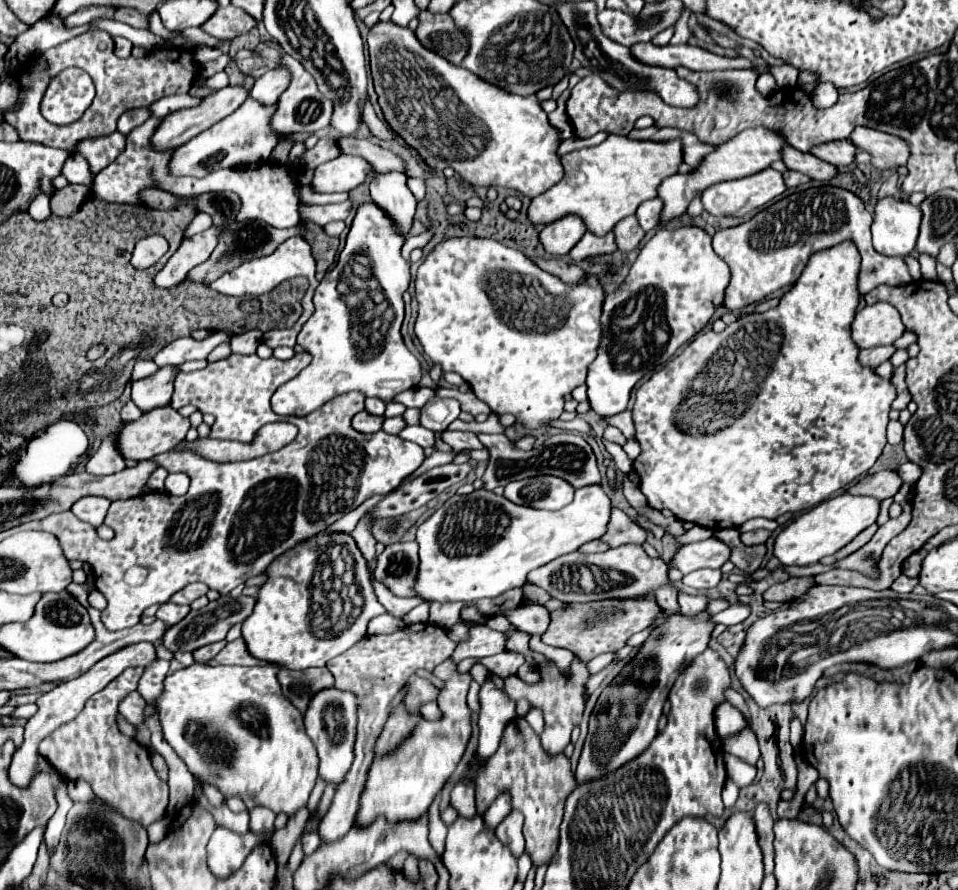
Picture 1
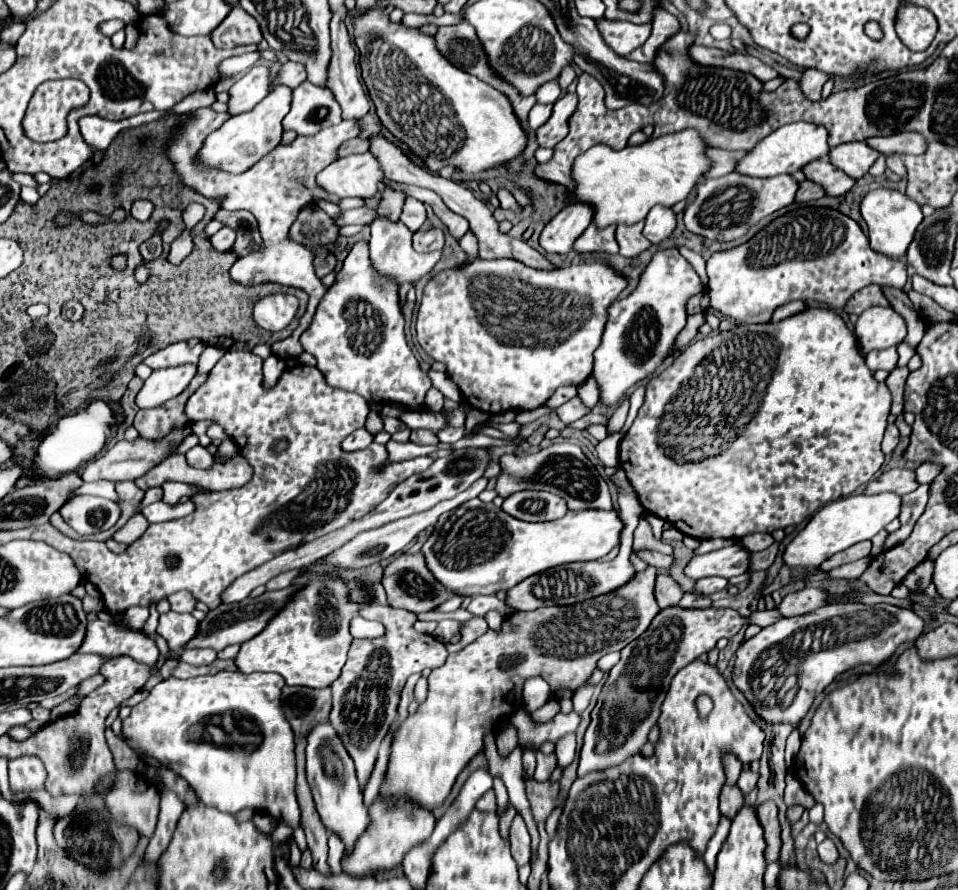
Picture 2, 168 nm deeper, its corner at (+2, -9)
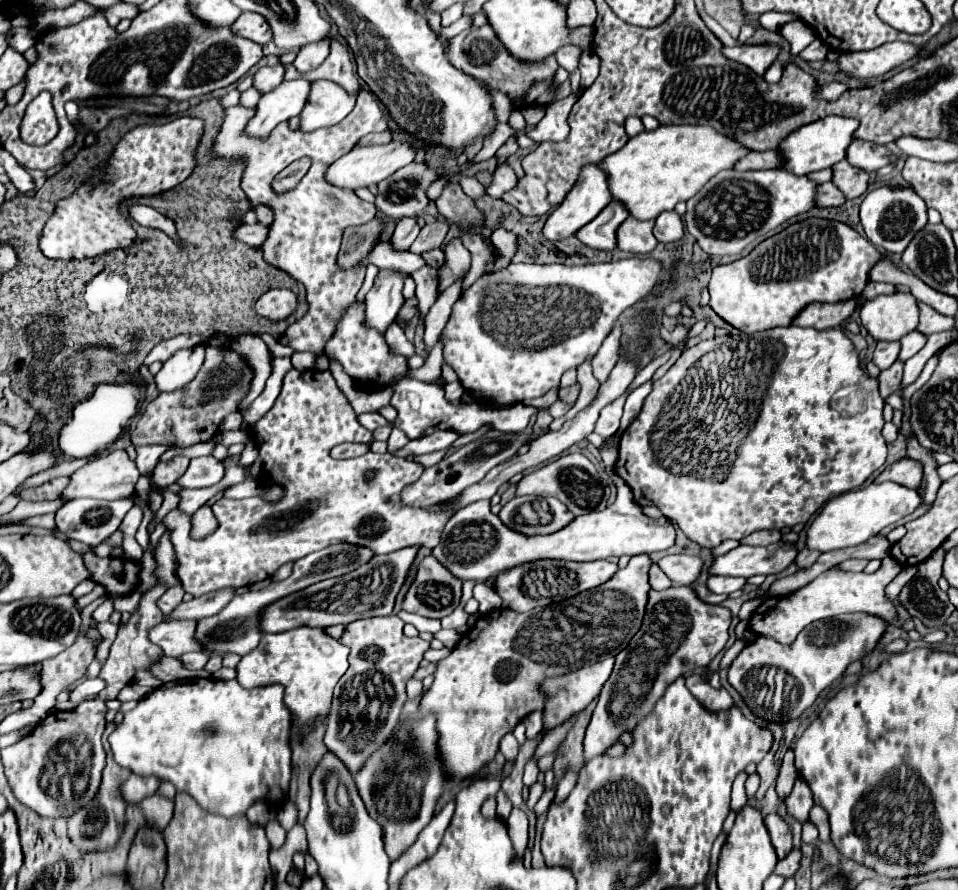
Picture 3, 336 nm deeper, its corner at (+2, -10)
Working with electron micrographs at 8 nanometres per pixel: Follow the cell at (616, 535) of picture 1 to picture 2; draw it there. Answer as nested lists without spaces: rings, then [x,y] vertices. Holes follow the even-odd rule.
[[[643,549],[643,551],[635,551],[635,555],[637,555],[639,559],[643,559],[645,563],[657,567],[657,569],[661,569],[661,567],[669,569],[671,563],[673,563],[673,555],[663,555],[663,553],[659,553],[659,551],[647,551],[647,549]]]

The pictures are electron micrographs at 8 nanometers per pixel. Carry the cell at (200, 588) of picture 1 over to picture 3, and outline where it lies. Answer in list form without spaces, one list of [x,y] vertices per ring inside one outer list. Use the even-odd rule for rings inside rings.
[[[173,586],[173,588],[169,588],[169,590],[159,598],[159,610],[161,610],[163,614],[175,610],[175,608],[181,604],[183,594],[185,594],[185,592],[183,592],[181,586]]]

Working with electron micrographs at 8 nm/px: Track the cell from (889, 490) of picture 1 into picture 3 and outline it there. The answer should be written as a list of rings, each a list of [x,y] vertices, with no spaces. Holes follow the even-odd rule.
[[[901,458],[897,462],[893,462],[891,466],[887,466],[877,478],[875,482],[881,484],[885,480],[893,480],[901,486],[907,486],[907,488],[919,488],[921,484],[921,478],[923,478],[923,466],[919,464],[919,460],[913,460],[913,458]]]

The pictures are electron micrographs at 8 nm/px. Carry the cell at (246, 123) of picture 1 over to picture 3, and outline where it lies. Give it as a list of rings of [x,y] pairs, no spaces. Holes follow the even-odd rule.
[[[305,78],[285,80],[275,90],[263,94],[257,104],[257,114],[249,120],[247,132],[253,136],[269,136],[269,132],[283,120],[293,118],[303,110],[311,92],[311,82]]]

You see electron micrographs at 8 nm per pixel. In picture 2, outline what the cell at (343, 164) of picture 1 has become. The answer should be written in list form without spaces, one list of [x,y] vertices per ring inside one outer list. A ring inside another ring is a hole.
[[[367,151],[333,161],[317,175],[317,185],[337,197],[373,197],[379,191],[383,171],[379,161]]]

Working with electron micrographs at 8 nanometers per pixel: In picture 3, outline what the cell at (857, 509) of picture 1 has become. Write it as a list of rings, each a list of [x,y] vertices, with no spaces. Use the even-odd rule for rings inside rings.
[[[881,482],[881,484],[869,484],[859,490],[845,492],[837,498],[831,498],[819,516],[813,520],[807,532],[807,546],[819,552],[829,552],[829,550],[839,550],[839,548],[849,548],[857,546],[871,536],[879,534],[885,526],[895,524],[909,516],[923,498],[919,496],[917,490],[895,484],[895,482]]]

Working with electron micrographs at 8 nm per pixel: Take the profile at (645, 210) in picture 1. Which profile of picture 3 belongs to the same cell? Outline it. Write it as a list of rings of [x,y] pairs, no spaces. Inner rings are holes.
[[[663,212],[655,220],[653,234],[659,242],[675,242],[683,236],[683,220],[677,212]]]

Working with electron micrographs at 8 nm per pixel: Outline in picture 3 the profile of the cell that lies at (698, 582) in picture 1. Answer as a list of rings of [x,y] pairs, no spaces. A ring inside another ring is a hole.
[[[711,576],[707,580],[707,588],[715,594],[731,594],[741,590],[747,584],[747,578],[733,578],[733,576]]]

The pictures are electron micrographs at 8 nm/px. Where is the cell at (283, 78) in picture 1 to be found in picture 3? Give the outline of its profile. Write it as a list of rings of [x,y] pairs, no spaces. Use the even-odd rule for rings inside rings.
[[[319,40],[319,42],[315,42],[315,44],[303,46],[303,48],[299,50],[299,54],[297,54],[293,66],[295,66],[301,74],[305,74],[305,72],[309,72],[309,70],[313,70],[313,68],[317,68],[317,66],[321,66],[323,60],[325,60],[327,54],[329,54],[329,46],[331,46],[331,40]]]

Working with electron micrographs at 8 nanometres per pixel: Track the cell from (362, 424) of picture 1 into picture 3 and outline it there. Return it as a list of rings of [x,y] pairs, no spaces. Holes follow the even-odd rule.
[[[341,444],[331,450],[333,458],[357,458],[369,452],[367,444]]]

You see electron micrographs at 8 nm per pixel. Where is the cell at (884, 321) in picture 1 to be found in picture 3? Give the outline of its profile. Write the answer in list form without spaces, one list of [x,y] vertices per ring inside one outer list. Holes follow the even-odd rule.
[[[897,290],[867,300],[861,306],[861,324],[875,340],[899,340],[919,324],[917,298]]]

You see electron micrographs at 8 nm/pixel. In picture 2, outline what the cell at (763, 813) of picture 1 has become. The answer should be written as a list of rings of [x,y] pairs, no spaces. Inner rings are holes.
[[[765,801],[757,807],[757,817],[759,823],[765,831],[765,861],[767,863],[775,863],[779,859],[779,849],[781,849],[781,829],[779,829],[779,821],[777,821],[777,807],[771,801]]]

